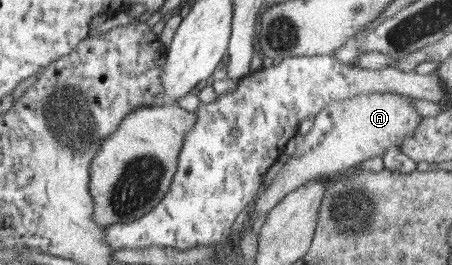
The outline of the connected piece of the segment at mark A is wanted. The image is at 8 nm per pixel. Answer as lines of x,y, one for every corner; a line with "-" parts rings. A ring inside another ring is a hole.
371,91
353,95
349,99
331,101
327,110
319,112
303,140
297,142
285,169
279,171
273,183
255,201
249,217
253,220
261,216
267,218
273,207
299,186
318,178
338,175
374,156
382,158
389,146
400,145
402,140
415,132
422,120
411,105
411,99
397,93

